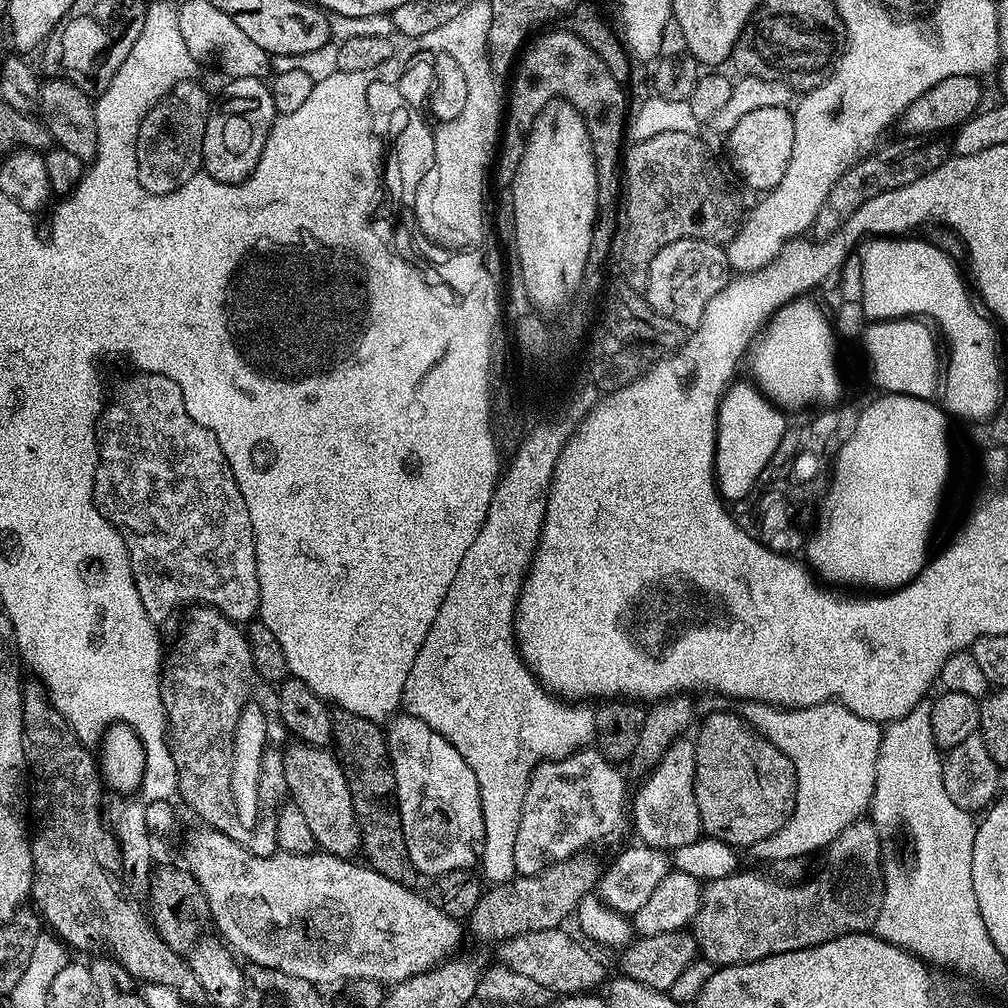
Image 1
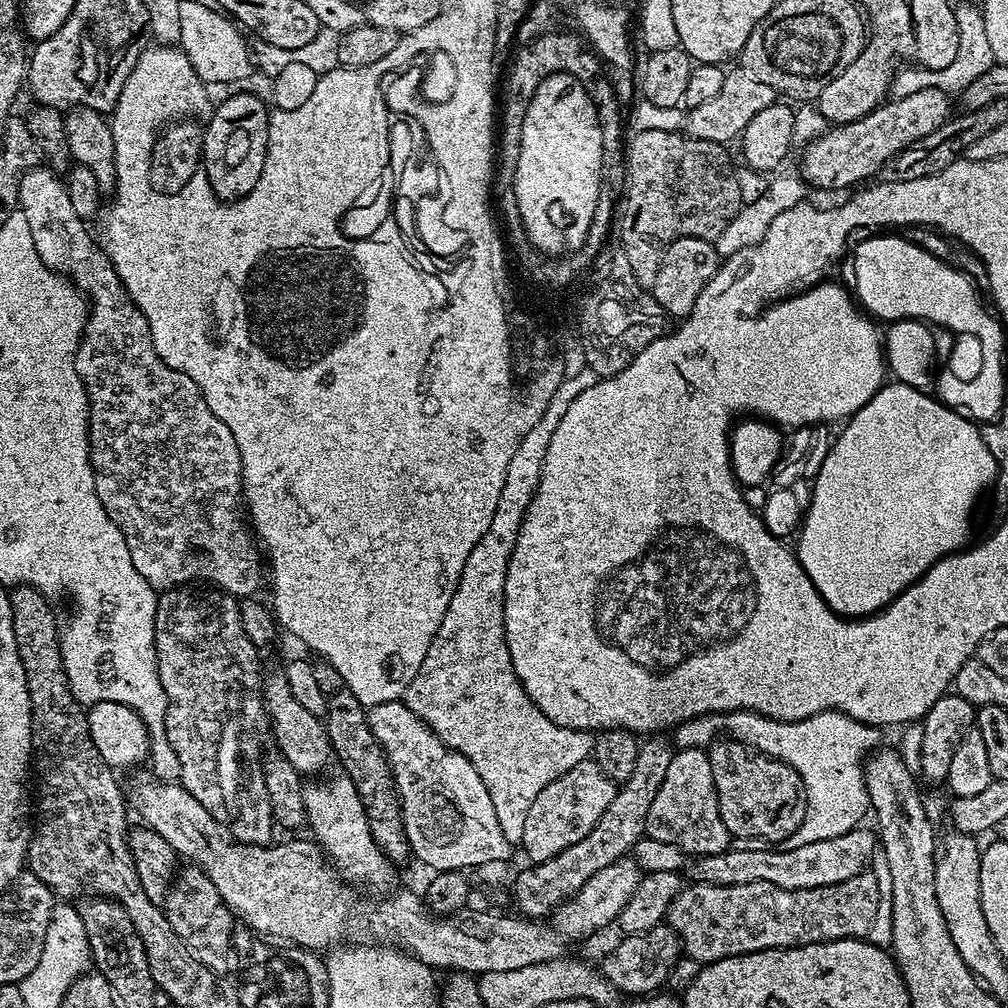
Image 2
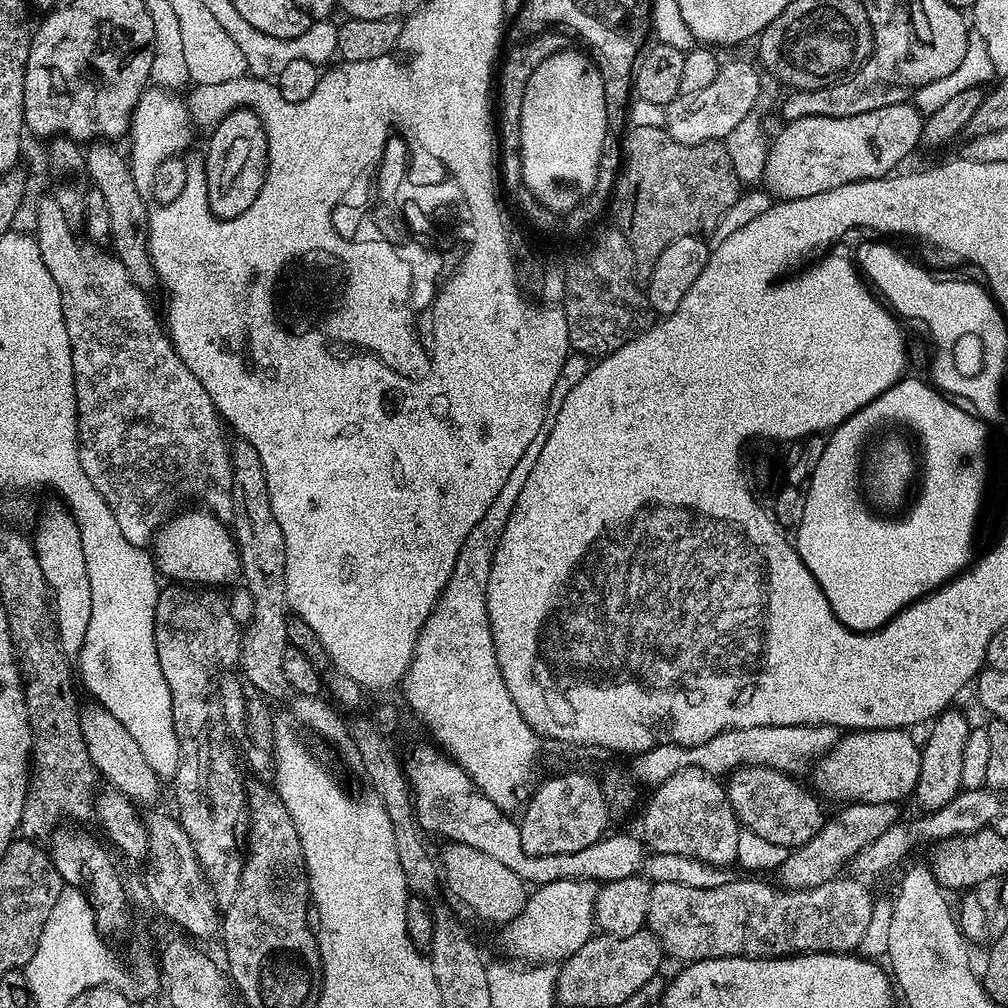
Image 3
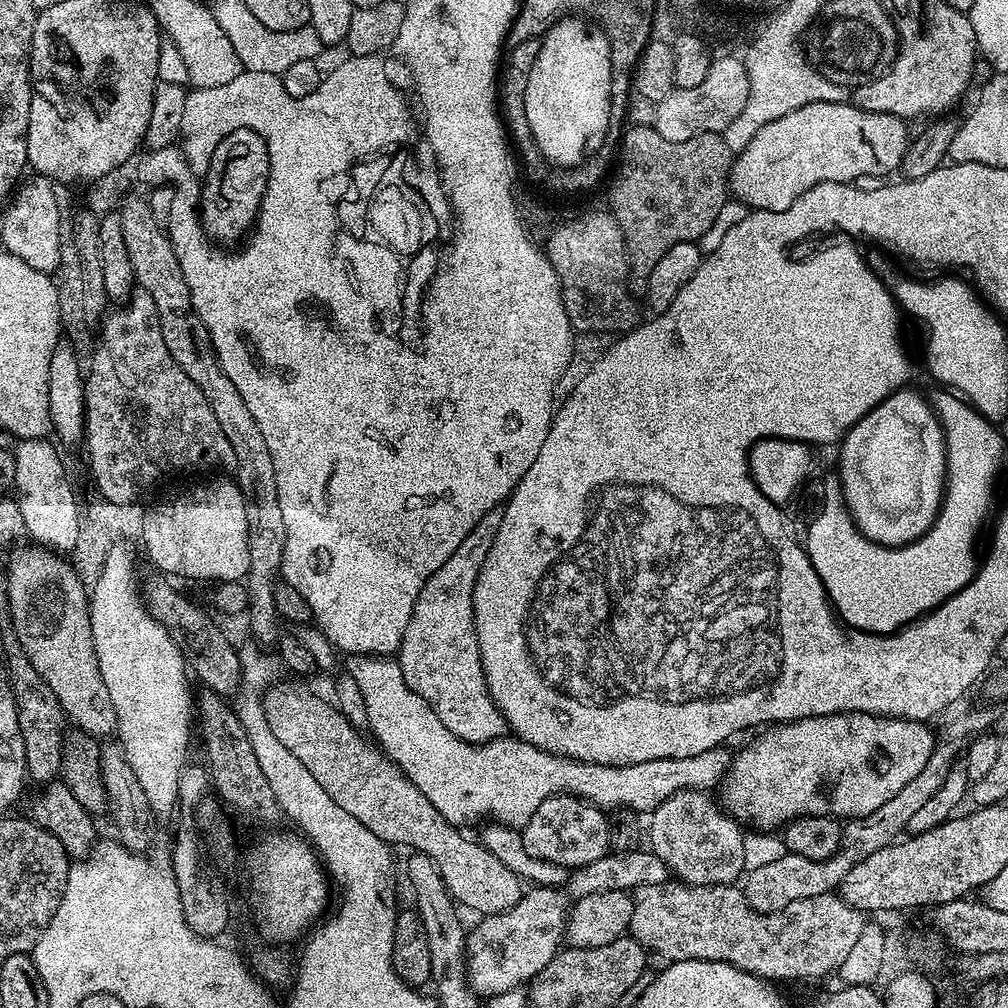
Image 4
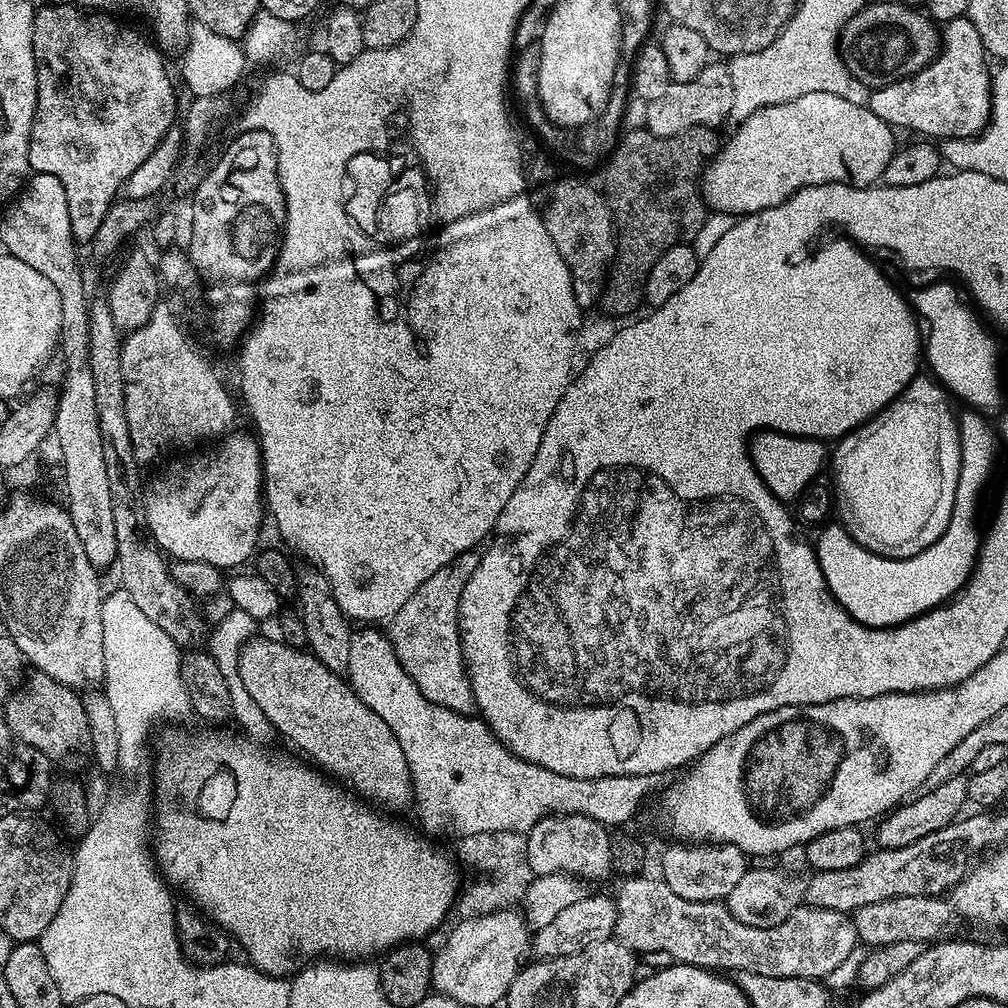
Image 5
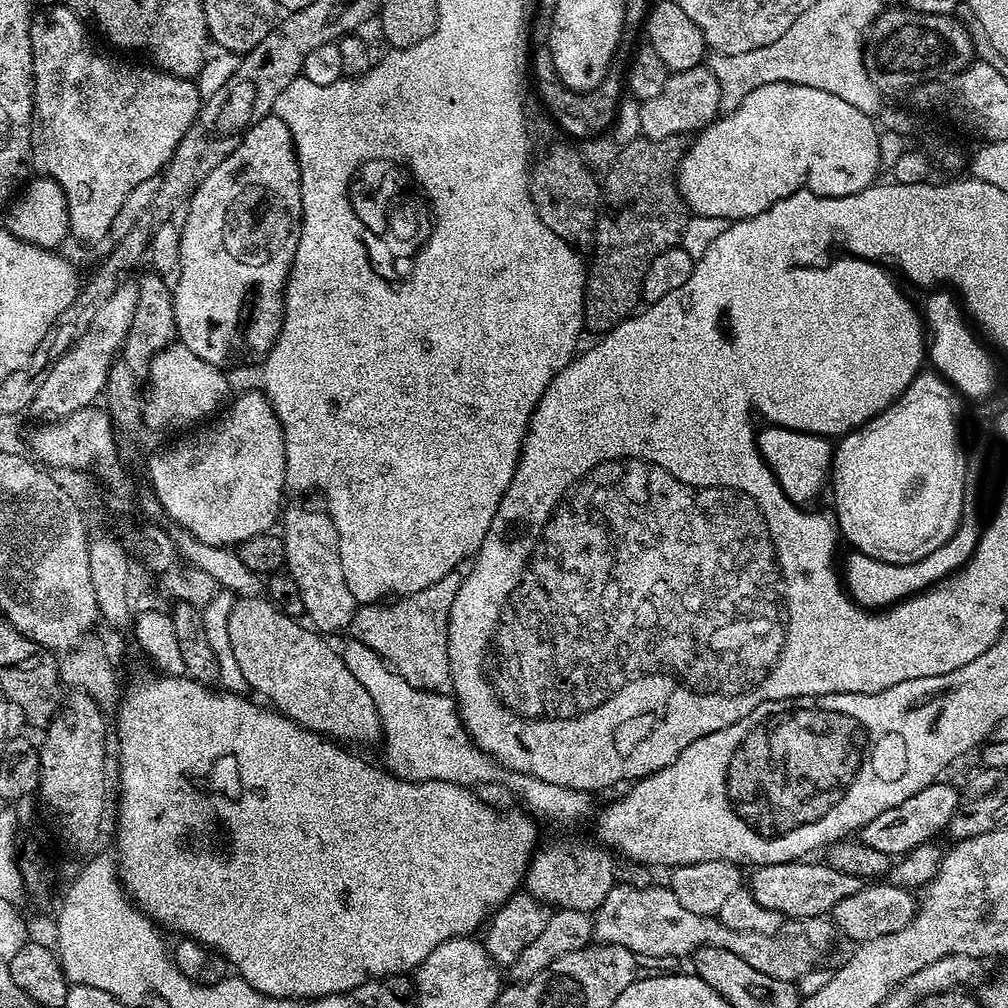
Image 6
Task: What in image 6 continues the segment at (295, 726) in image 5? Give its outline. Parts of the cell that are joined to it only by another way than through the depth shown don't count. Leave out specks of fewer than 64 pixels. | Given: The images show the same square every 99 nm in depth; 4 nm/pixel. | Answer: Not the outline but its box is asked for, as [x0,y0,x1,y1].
[228,595,382,745]

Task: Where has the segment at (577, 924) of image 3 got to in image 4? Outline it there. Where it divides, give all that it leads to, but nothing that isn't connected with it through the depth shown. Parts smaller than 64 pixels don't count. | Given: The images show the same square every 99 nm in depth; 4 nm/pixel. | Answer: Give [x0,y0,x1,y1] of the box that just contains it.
[468,886,570,998]

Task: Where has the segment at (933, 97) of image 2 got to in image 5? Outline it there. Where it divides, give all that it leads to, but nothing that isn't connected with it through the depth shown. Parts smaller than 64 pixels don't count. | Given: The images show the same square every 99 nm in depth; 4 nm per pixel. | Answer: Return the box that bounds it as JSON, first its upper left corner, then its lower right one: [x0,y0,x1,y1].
[702,94,898,218]

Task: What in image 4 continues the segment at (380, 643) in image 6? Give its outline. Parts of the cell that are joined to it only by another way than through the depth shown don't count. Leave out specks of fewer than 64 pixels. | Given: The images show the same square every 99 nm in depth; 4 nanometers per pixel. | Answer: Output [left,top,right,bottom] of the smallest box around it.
[398,511,506,744]

